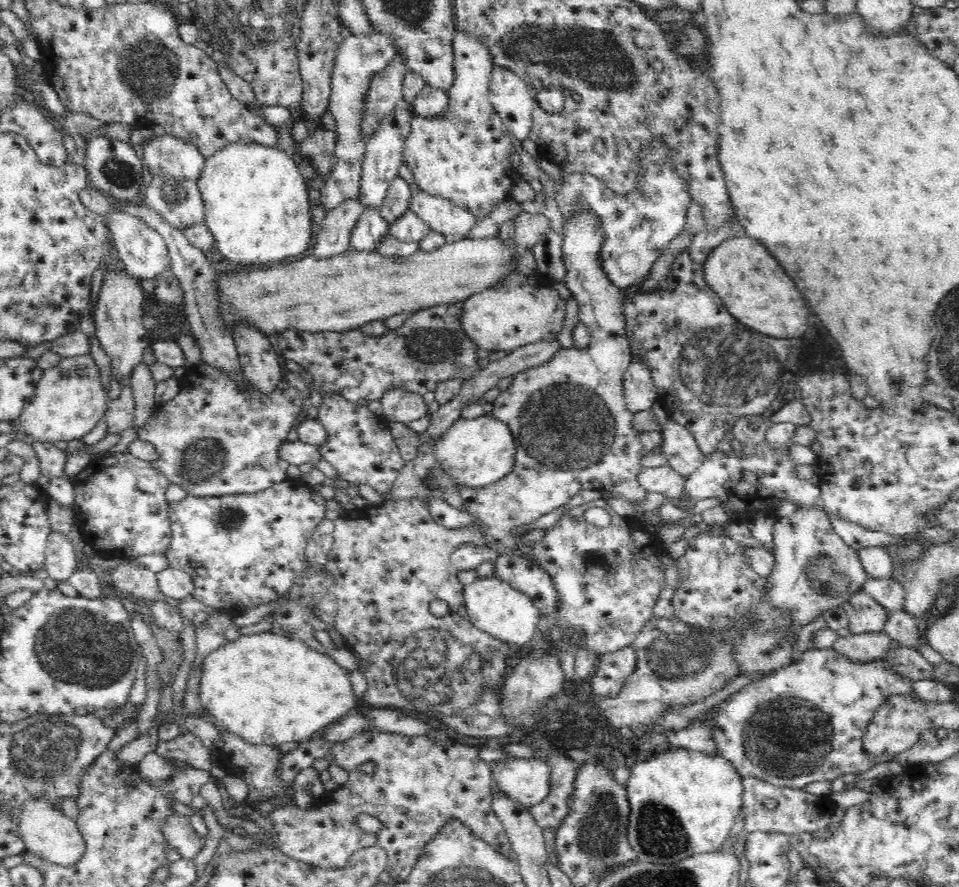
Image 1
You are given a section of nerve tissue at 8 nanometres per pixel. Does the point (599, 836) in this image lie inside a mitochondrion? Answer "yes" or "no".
yes

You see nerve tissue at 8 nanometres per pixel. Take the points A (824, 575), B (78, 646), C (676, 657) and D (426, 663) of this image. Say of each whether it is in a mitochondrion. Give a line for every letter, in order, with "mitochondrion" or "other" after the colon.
A: mitochondrion
B: mitochondrion
C: mitochondrion
D: mitochondrion

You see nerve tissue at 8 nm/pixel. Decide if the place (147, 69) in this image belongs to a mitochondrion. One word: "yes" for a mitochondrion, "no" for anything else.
yes

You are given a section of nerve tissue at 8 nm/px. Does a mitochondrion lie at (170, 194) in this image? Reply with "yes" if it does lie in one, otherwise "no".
yes

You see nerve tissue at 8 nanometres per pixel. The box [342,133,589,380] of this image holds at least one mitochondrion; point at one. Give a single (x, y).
(434, 347)

